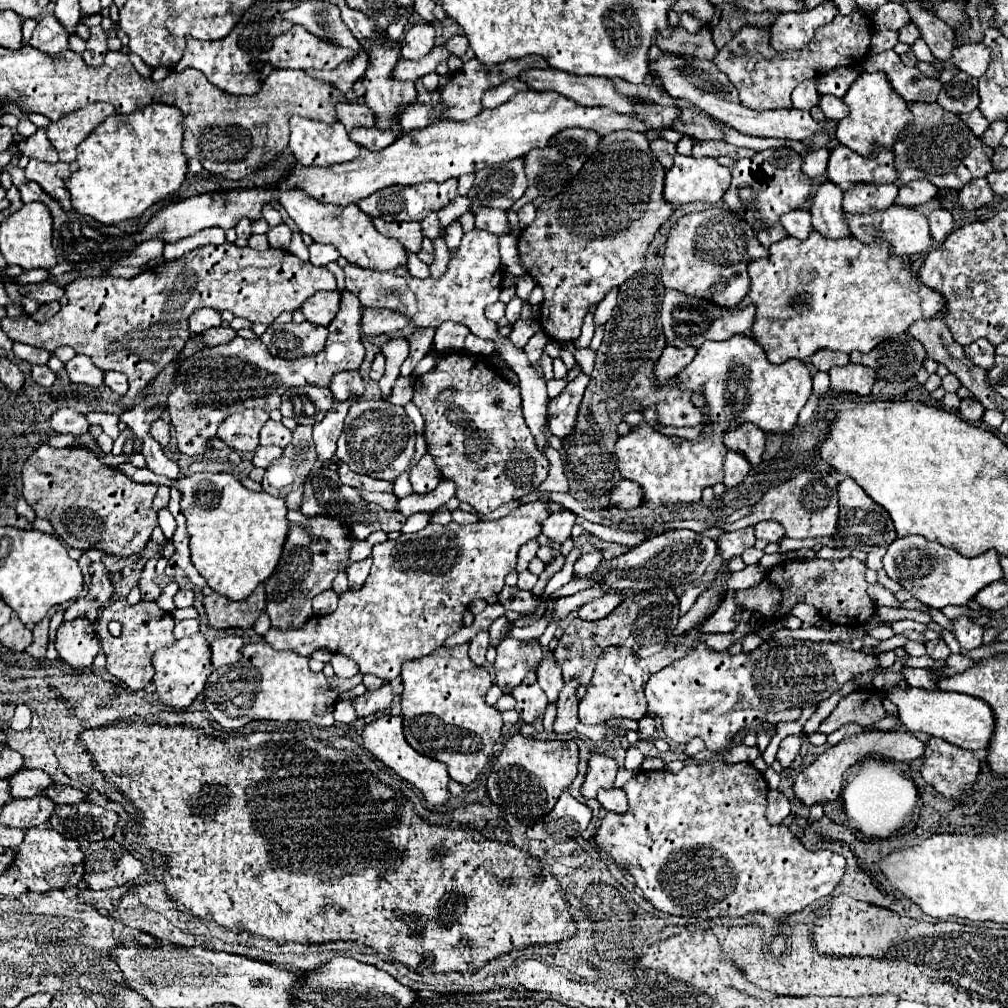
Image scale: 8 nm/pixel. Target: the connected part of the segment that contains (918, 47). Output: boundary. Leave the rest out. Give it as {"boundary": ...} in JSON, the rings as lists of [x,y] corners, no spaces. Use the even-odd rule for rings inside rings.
{"boundary":[[[919,39],[915,45],[913,45],[913,53],[917,55],[919,61],[927,61],[927,63],[933,63],[933,53],[929,51],[927,43],[923,39]]]}

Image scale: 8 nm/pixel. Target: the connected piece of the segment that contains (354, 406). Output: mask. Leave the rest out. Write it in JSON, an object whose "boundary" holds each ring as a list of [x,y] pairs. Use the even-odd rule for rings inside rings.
{"boundary":[[[353,401],[349,407],[349,413],[345,417],[345,429],[337,441],[337,459],[345,461],[355,473],[369,475],[375,479],[395,481],[411,463],[411,457],[415,453],[415,425],[405,415],[403,407],[389,405],[387,401]]]}

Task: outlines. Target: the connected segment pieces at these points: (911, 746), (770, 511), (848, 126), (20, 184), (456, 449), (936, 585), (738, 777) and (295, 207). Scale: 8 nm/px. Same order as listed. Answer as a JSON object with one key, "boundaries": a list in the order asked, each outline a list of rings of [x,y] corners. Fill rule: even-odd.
{"boundaries":[[[[863,731],[859,735],[843,739],[835,747],[829,747],[825,753],[821,753],[817,757],[817,761],[813,765],[803,769],[797,775],[795,785],[793,785],[795,799],[799,799],[805,807],[835,801],[841,793],[841,783],[843,783],[845,771],[849,767],[853,767],[855,763],[861,763],[863,759],[875,757],[875,755],[889,759],[889,761],[913,761],[913,759],[919,759],[923,755],[923,751],[925,751],[925,745],[909,731]]],[[[799,473],[795,479],[787,481],[785,485],[769,489],[761,497],[761,501],[753,507],[753,513],[749,517],[743,517],[733,523],[723,523],[719,525],[719,529],[735,531],[765,519],[773,519],[785,527],[785,537],[791,537],[791,539],[829,537],[835,533],[835,525],[837,525],[837,511],[839,511],[837,485],[839,483],[833,473]]],[[[861,73],[855,83],[849,87],[849,93],[843,101],[851,107],[851,113],[837,123],[835,137],[841,145],[853,149],[863,157],[873,157],[877,147],[893,151],[893,143],[897,141],[899,133],[913,121],[913,115],[903,99],[893,93],[887,77],[883,73]]],[[[11,167],[9,169],[13,185],[19,189],[23,203],[31,203],[31,201],[41,201],[45,205],[49,205],[49,211],[53,215],[53,247],[57,251],[57,259],[59,263],[49,271],[51,275],[63,275],[67,271],[73,269],[89,269],[89,267],[109,267],[111,263],[117,263],[119,257],[127,251],[131,251],[135,245],[131,241],[131,235],[125,233],[115,233],[111,235],[111,227],[101,225],[99,221],[93,221],[91,217],[85,217],[81,213],[67,213],[61,209],[61,205],[51,199],[37,183],[31,183],[25,179],[25,171],[21,167]]],[[[449,353],[445,355],[443,359],[439,359],[437,367],[431,369],[429,373],[421,375],[415,379],[415,395],[413,395],[413,403],[419,407],[423,419],[425,419],[425,441],[427,441],[427,453],[433,457],[435,461],[435,467],[439,469],[441,473],[441,479],[447,479],[447,481],[453,481],[455,483],[455,497],[459,501],[465,501],[469,503],[475,511],[479,513],[491,513],[495,511],[497,507],[501,507],[503,503],[509,503],[513,499],[523,499],[525,495],[533,493],[547,477],[549,473],[549,461],[545,455],[541,455],[541,451],[537,451],[537,445],[533,445],[533,435],[529,433],[529,427],[525,425],[525,419],[523,419],[523,409],[521,409],[521,393],[515,385],[507,383],[491,365],[487,365],[481,357],[473,357],[473,355],[467,355],[467,353]],[[445,389],[455,389],[455,395],[449,397],[447,401],[437,401],[437,395]]],[[[923,537],[895,539],[883,557],[883,569],[891,581],[897,581],[915,599],[933,609],[943,609],[947,605],[967,605],[983,587],[1001,579],[999,555],[993,549],[979,557],[967,559],[957,551],[925,541]]],[[[707,761],[707,763],[691,763],[685,765],[679,773],[669,773],[669,771],[639,771],[635,777],[631,777],[625,785],[623,791],[629,801],[629,809],[625,815],[605,815],[601,821],[601,827],[595,835],[595,845],[597,849],[605,851],[621,869],[625,869],[629,875],[635,879],[635,887],[643,893],[643,899],[647,899],[655,909],[669,913],[669,915],[681,915],[681,917],[701,917],[701,919],[713,919],[713,917],[725,917],[725,915],[747,915],[753,911],[763,911],[771,915],[775,921],[781,921],[787,915],[793,915],[797,911],[803,911],[807,905],[813,901],[827,897],[833,893],[835,885],[845,873],[845,859],[837,853],[831,851],[809,851],[803,847],[803,843],[791,833],[789,827],[785,825],[771,825],[765,817],[765,807],[767,807],[767,781],[763,773],[759,773],[753,763],[740,762],[726,764],[721,761]]],[[[283,189],[279,193],[279,201],[301,233],[309,235],[315,243],[333,245],[341,253],[341,257],[345,257],[351,265],[357,265],[363,269],[377,269],[377,271],[407,267],[407,253],[405,249],[401,249],[401,243],[381,235],[371,223],[371,219],[365,213],[361,213],[357,205],[349,205],[349,207],[325,205],[325,203],[313,201],[311,197],[305,197],[305,193],[297,189],[289,189],[289,191]]]]}

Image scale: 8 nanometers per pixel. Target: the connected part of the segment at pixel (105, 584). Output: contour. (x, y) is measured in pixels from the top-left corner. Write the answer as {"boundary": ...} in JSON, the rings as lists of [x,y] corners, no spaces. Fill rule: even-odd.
{"boundary":[[[101,561],[91,563],[89,567],[89,575],[91,575],[91,585],[89,585],[89,593],[85,597],[75,599],[67,609],[65,609],[65,621],[73,621],[73,619],[89,619],[91,623],[97,619],[99,611],[113,599],[113,583],[109,577],[109,571],[105,569],[105,565]]]}

